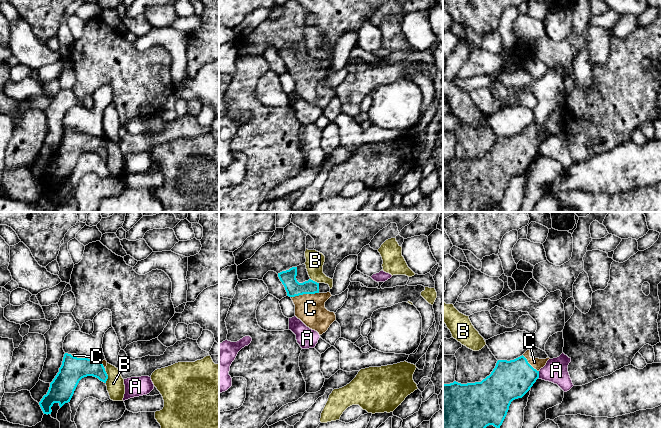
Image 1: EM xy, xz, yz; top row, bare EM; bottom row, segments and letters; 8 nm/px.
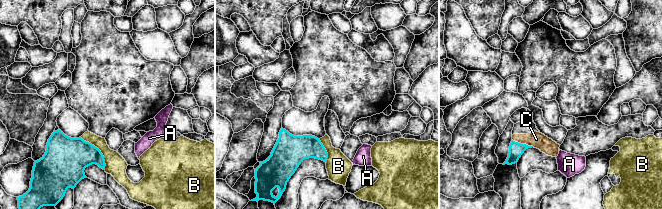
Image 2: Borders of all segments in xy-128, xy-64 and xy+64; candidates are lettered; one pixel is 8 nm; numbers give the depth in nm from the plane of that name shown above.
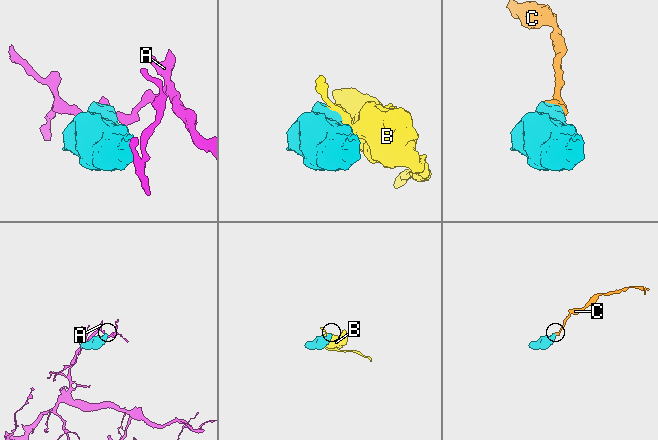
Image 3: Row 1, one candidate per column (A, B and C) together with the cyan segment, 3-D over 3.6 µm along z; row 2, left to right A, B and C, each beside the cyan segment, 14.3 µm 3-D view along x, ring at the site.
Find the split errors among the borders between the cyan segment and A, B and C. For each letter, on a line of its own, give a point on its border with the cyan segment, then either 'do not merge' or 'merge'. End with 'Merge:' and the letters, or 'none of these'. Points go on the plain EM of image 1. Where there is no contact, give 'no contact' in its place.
A: contact yz (538, 150); do not merge
B: contact xy (107, 152); do not merge
C: contact xz (304, 69); merge
Merge: C

